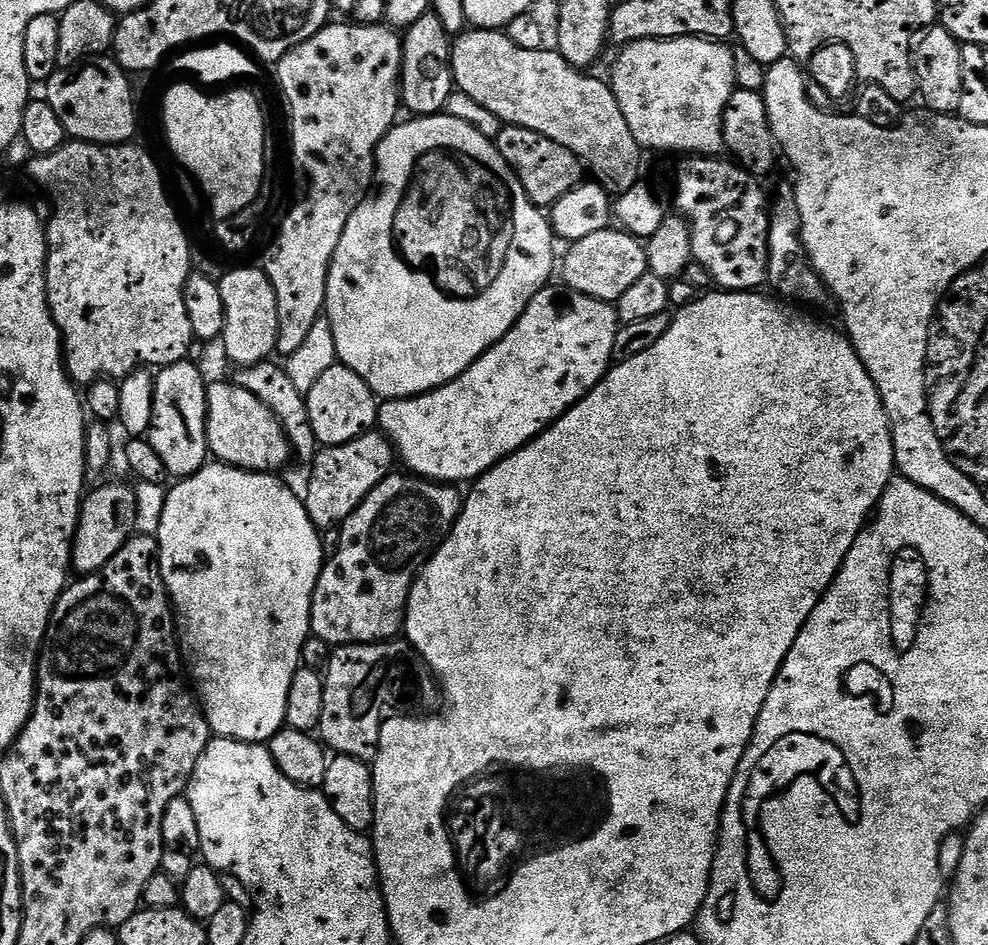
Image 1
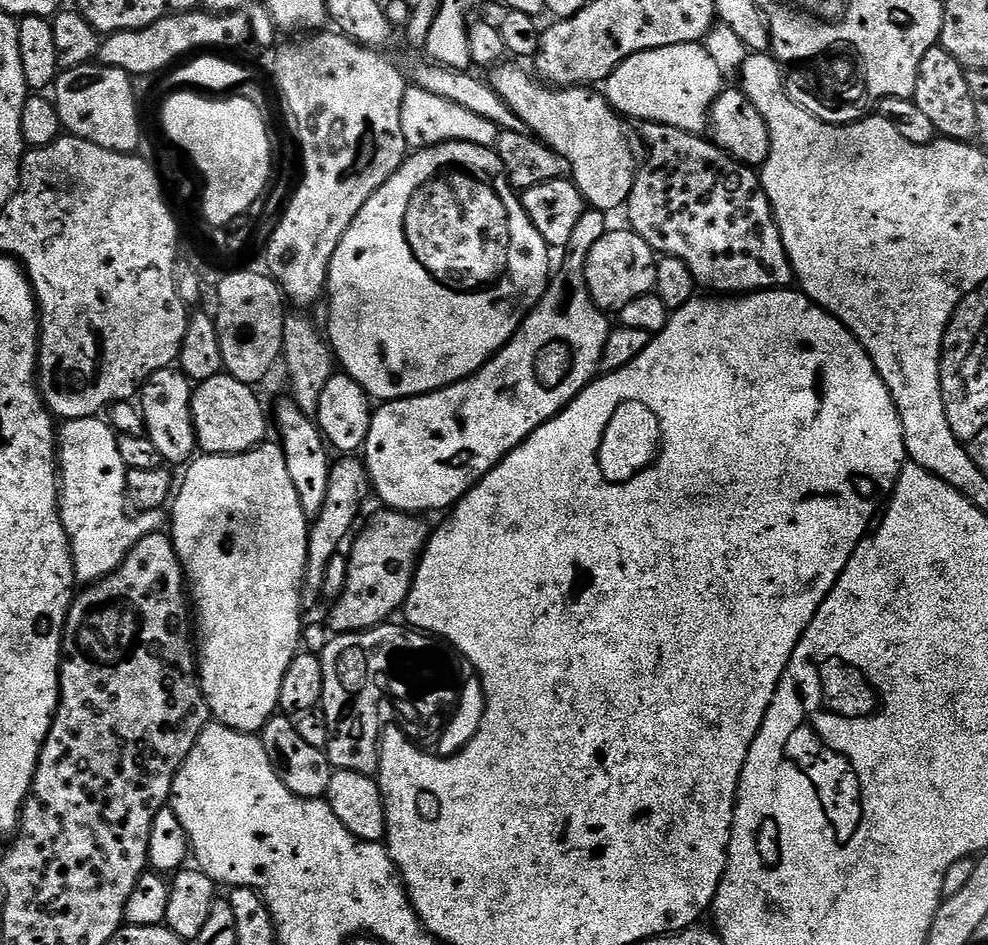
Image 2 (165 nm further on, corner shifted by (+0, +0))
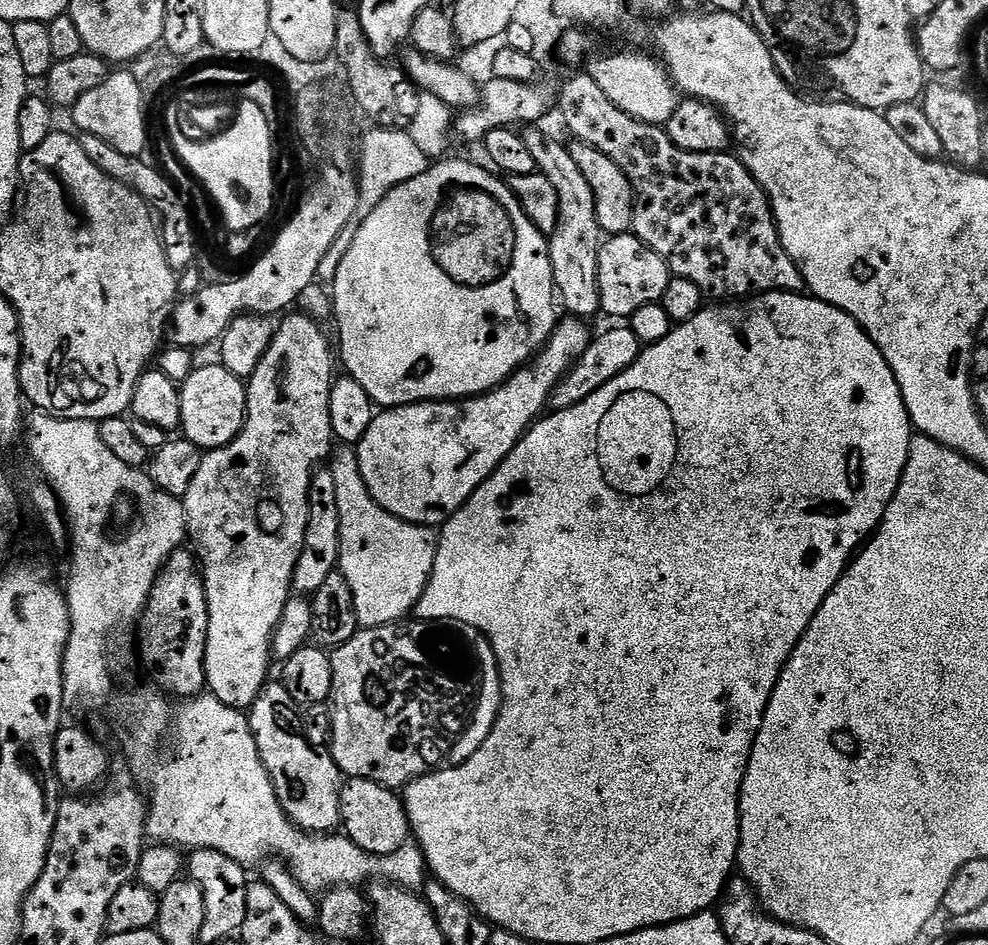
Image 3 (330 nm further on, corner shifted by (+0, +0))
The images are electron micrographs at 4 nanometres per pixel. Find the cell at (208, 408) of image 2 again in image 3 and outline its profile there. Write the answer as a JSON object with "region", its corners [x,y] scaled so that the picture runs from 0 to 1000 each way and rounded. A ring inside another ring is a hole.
{"region":[[[223,383],[211,385],[207,389],[195,388],[191,398],[181,407],[181,413],[182,453],[191,468],[204,476],[227,474],[243,458],[247,439],[251,436],[249,406]]]}

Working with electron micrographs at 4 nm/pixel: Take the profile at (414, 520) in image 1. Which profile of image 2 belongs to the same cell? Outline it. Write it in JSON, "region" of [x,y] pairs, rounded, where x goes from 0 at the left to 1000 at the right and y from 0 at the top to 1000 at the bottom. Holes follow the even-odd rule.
{"region":[[[384,540],[372,550],[368,560],[365,558],[355,572],[356,585],[351,585],[352,611],[350,612],[348,626],[335,641],[336,649],[330,655],[331,663],[337,670],[369,669],[371,665],[381,665],[385,660],[396,657],[397,652],[408,644],[413,636],[413,626],[417,623],[417,612],[421,608],[421,598],[430,580],[433,579],[435,559],[428,554],[424,545],[415,542],[398,542]]]}

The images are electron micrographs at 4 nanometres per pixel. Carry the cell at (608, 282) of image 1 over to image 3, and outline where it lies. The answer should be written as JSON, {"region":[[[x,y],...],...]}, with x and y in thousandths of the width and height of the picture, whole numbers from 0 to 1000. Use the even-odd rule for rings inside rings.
{"region":[[[642,248],[615,250],[607,259],[604,279],[604,303],[610,333],[638,337],[650,324],[671,319],[678,295],[676,278]]]}

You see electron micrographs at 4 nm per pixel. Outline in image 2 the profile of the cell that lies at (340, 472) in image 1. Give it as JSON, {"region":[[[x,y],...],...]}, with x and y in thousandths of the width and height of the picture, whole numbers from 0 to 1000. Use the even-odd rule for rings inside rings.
{"region":[[[352,480],[344,485],[344,488],[341,486],[337,490],[334,497],[334,514],[330,519],[330,531],[324,543],[315,551],[312,561],[312,594],[308,604],[308,621],[306,623],[309,636],[325,630],[330,599],[333,598],[334,590],[348,580],[346,579],[348,570],[350,570],[350,576],[353,568],[357,566],[358,560],[361,558],[360,545],[363,544],[364,537],[368,533],[368,524],[373,524],[373,521],[374,509],[372,498],[368,496],[367,486]]]}

